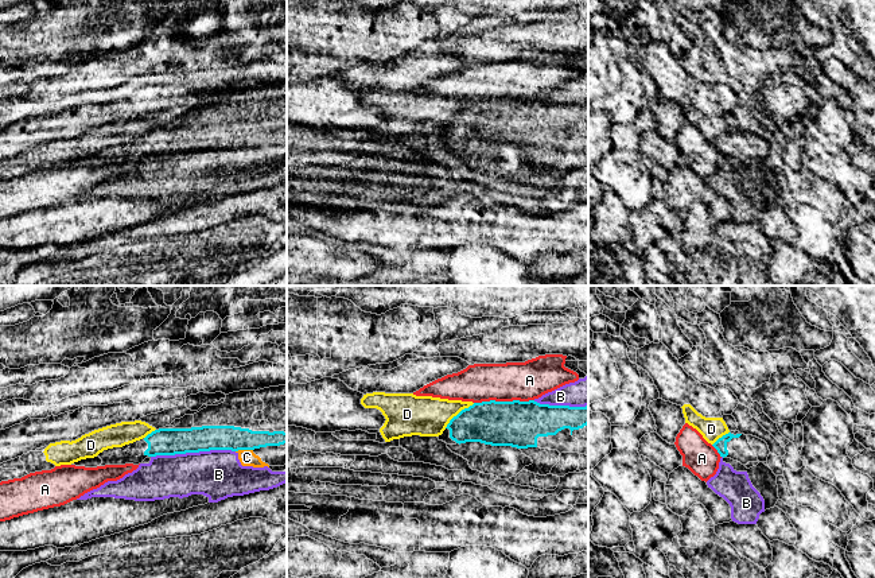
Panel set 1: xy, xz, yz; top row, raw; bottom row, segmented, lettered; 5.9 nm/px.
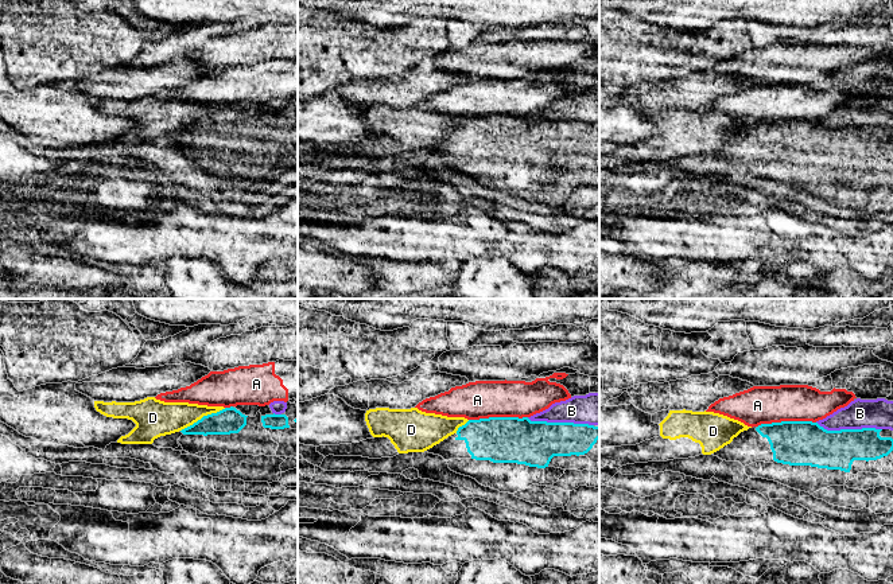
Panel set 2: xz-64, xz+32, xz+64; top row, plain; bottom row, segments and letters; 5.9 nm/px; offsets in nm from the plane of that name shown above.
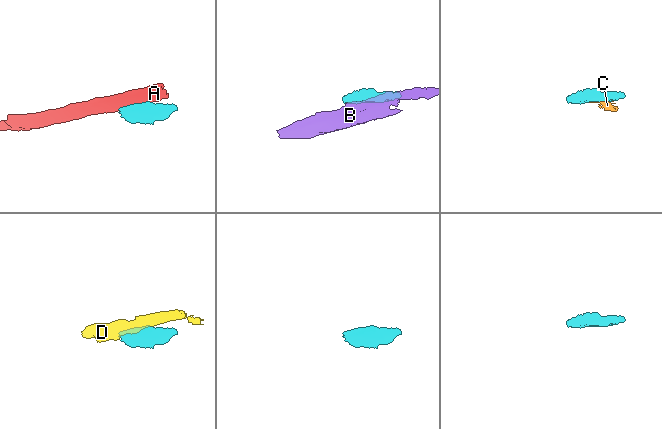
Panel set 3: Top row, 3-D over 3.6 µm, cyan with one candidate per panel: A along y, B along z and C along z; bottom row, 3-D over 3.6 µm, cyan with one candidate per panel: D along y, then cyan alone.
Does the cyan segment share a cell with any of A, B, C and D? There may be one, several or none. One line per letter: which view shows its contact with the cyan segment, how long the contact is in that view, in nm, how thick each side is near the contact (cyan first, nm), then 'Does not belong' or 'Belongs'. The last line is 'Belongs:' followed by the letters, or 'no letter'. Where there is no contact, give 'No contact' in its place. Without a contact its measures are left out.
A: Touches cyan in xz. Shared border 360 nm. Thickness 280 nm (cyan) against 240 nm. Does not belong
B: Touches cyan in xy. Shared border 500 nm. Thickness 160 nm (cyan) against 300 nm. Does not belong
C: Touches cyan in xy. Shared border 110 nm. Thickness 150 nm (cyan) against 100 nm. Does not belong
D: Touches cyan in xz. Shared border 240 nm. Thickness 280 nm (cyan) against 240 nm. Does not belong
Belongs: no letter

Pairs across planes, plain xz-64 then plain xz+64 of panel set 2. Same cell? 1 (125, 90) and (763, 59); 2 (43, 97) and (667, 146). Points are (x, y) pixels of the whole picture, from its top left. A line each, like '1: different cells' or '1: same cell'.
1: different cells
2: different cells

